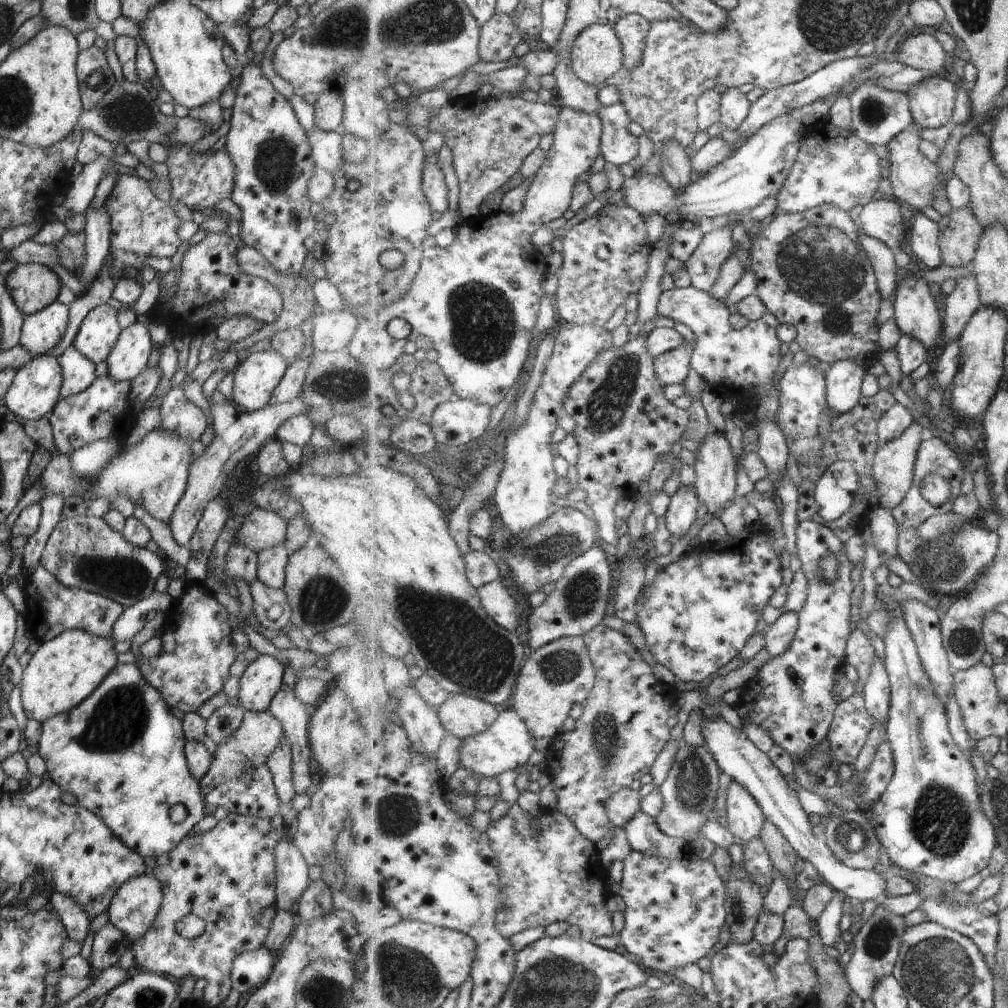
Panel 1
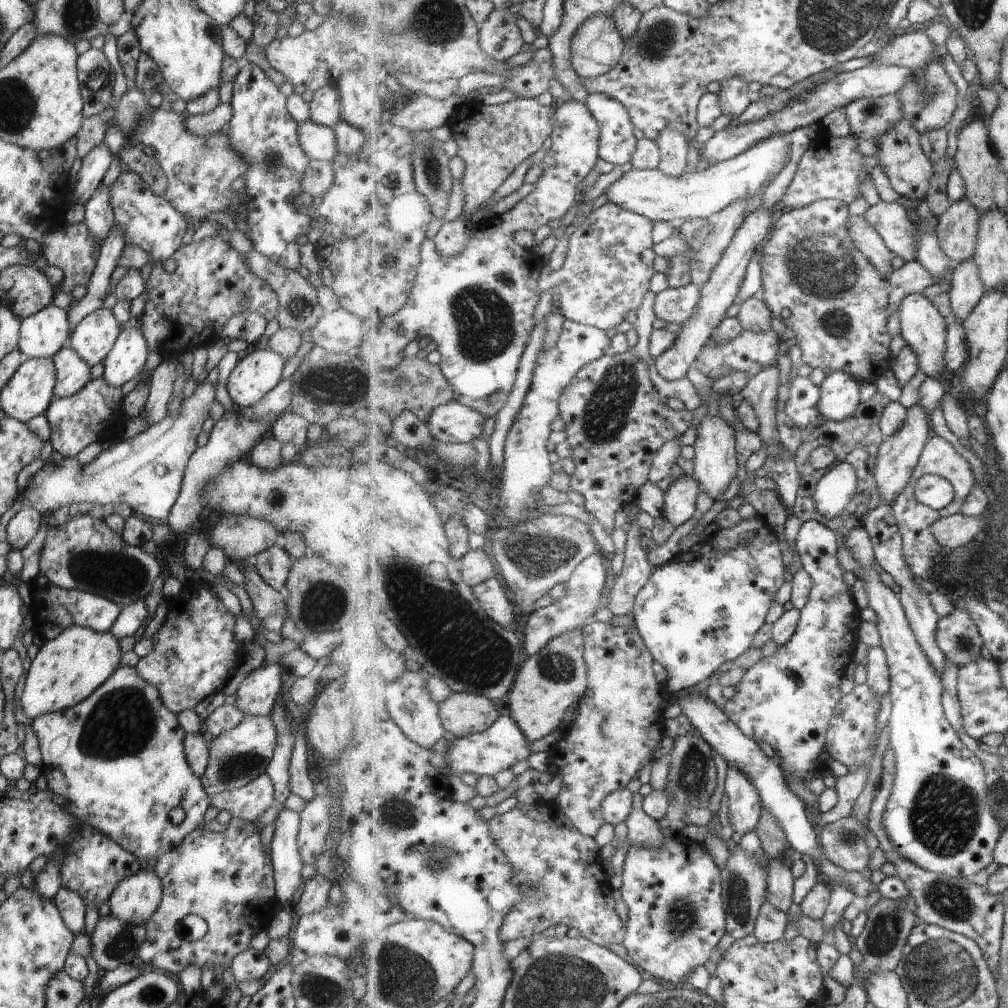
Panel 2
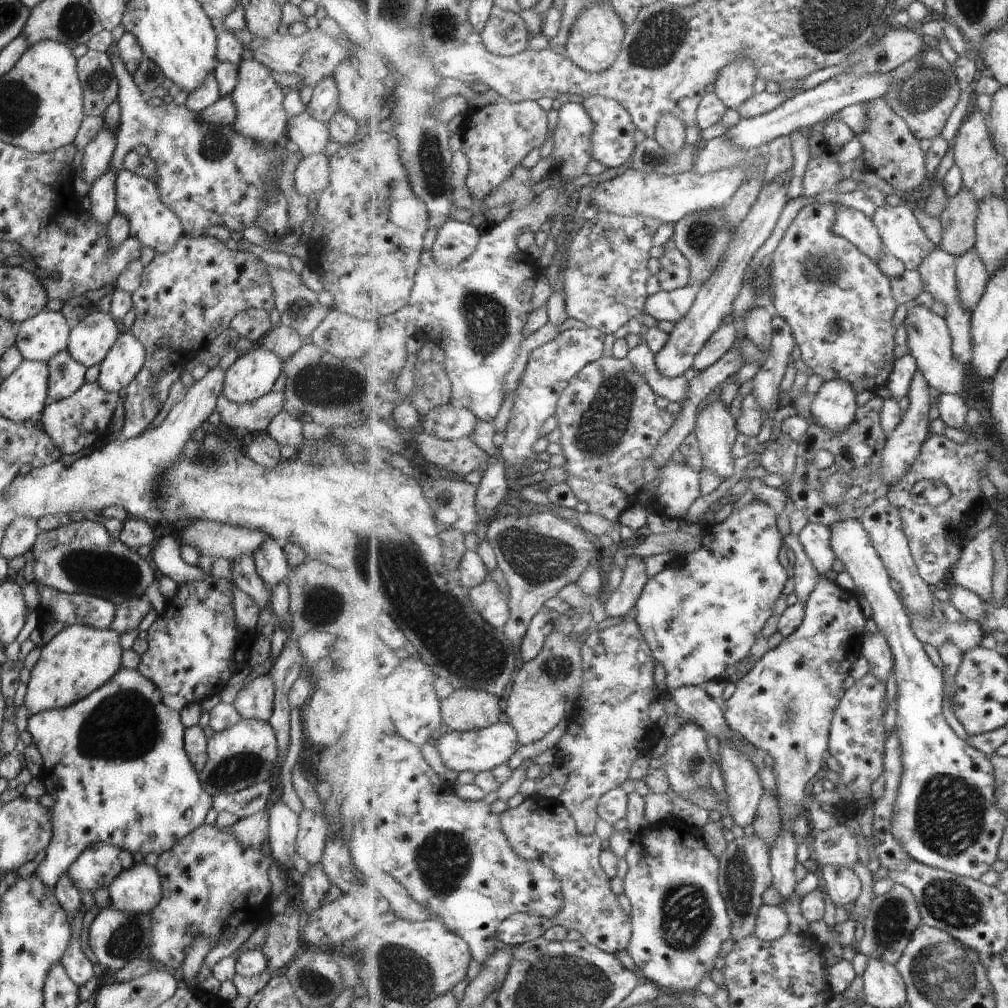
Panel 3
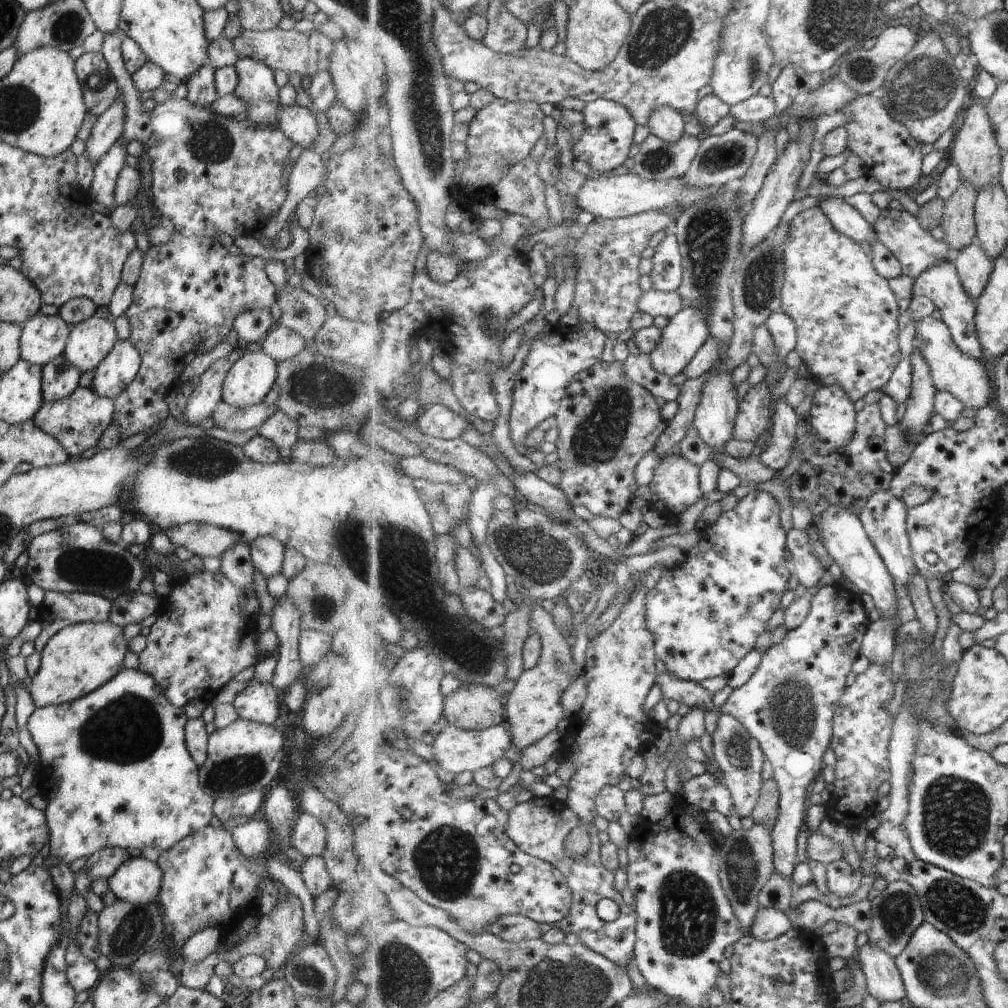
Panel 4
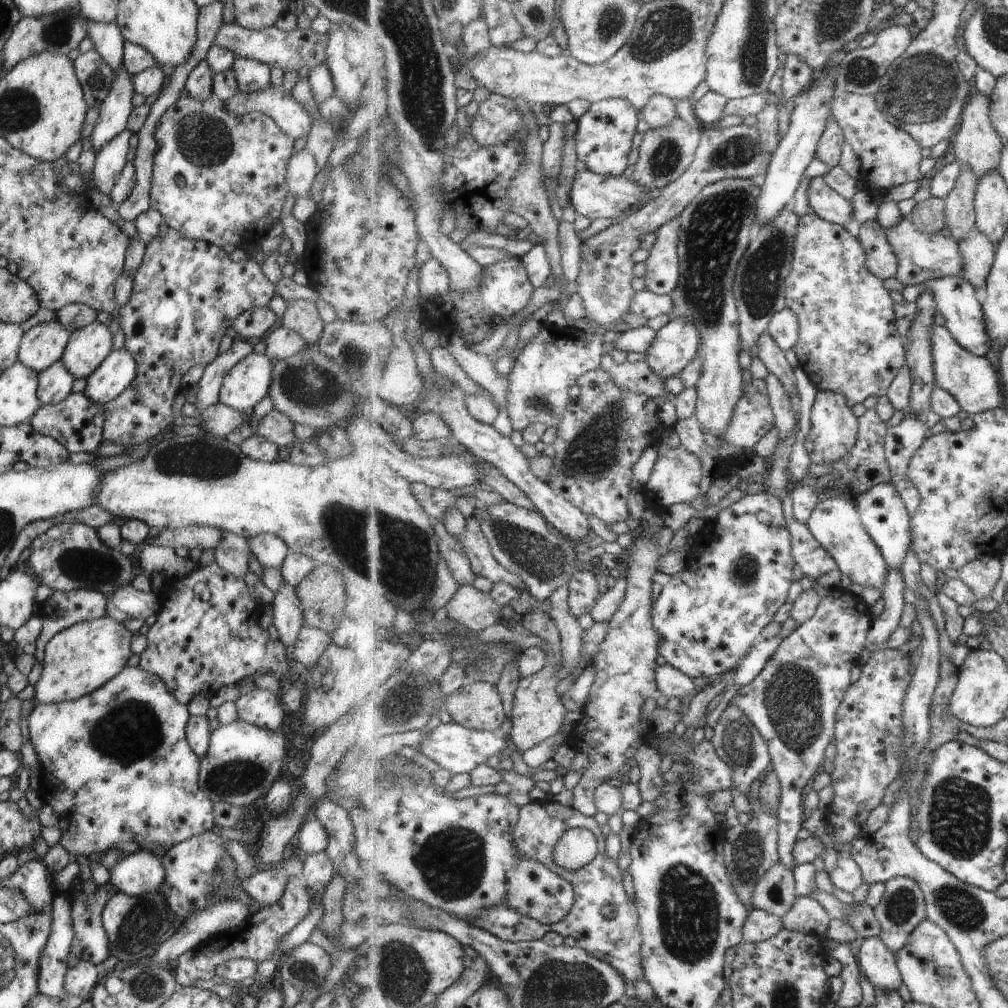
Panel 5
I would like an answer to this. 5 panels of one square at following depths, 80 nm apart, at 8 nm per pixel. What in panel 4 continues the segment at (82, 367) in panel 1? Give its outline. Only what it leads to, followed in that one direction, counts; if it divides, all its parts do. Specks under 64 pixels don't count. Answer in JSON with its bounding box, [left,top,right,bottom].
[42,354,81,402]

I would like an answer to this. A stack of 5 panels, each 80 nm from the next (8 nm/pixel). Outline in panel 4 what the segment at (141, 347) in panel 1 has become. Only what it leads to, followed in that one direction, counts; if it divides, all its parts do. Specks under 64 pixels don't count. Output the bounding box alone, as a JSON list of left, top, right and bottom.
[91,340,140,399]

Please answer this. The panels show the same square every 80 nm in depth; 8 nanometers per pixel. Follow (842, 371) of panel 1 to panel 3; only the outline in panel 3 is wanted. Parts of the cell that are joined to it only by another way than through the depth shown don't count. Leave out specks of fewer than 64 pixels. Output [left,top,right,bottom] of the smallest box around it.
[812,379,858,435]

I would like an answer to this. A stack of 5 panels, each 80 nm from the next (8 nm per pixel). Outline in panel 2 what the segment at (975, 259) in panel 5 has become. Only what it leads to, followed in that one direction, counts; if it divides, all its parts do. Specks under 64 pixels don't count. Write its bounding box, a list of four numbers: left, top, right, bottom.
[948,258,986,323]

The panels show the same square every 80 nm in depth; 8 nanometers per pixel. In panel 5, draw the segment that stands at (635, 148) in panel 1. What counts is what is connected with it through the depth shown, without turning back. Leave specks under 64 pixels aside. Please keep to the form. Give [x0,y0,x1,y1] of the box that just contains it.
[576,99,640,177]

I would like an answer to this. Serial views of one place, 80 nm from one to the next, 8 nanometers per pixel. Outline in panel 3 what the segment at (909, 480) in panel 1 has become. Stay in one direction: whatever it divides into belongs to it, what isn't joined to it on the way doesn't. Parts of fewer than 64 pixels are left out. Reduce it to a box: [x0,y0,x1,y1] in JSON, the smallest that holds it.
[882,370,931,486]

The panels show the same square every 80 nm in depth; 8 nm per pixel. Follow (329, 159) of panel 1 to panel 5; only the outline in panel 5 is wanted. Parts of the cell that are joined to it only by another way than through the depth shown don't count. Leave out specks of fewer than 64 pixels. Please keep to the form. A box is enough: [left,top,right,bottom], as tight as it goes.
[224,84,312,140]

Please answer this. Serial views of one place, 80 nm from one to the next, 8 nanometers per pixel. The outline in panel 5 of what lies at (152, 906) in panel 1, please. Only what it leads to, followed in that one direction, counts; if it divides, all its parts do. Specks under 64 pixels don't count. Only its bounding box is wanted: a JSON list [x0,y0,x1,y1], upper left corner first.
[108,848,164,897]

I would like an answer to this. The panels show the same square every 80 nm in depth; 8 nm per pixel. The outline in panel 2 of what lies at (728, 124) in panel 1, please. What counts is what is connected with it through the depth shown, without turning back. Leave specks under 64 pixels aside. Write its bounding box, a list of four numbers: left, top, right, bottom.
[719,78,751,114]

